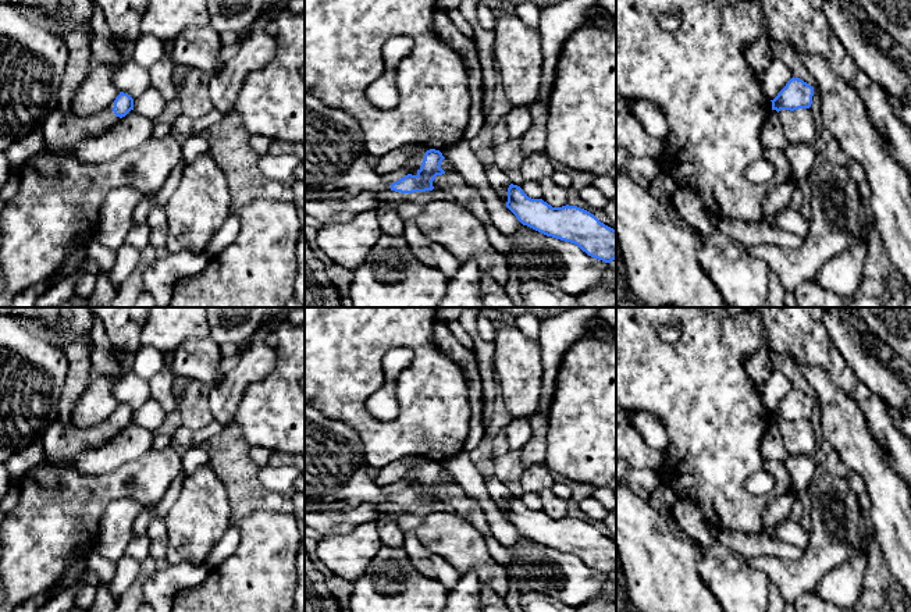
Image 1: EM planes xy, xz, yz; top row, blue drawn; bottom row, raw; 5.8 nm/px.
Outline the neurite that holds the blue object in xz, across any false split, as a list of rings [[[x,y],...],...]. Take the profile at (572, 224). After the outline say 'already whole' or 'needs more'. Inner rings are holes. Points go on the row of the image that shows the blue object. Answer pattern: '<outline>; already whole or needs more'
[[[510,184],[506,207],[516,218],[547,236],[577,245],[588,256],[611,263],[616,259],[616,230],[577,206],[552,207],[542,199],[529,198]]]; already whole

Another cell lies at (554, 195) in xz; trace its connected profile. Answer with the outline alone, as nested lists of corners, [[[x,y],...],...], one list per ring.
[[[551,177],[538,181],[542,189],[542,200],[552,207],[562,207],[567,204],[567,191],[558,186]]]

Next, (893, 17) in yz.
[[[858,0],[882,31],[911,53],[911,0]]]

